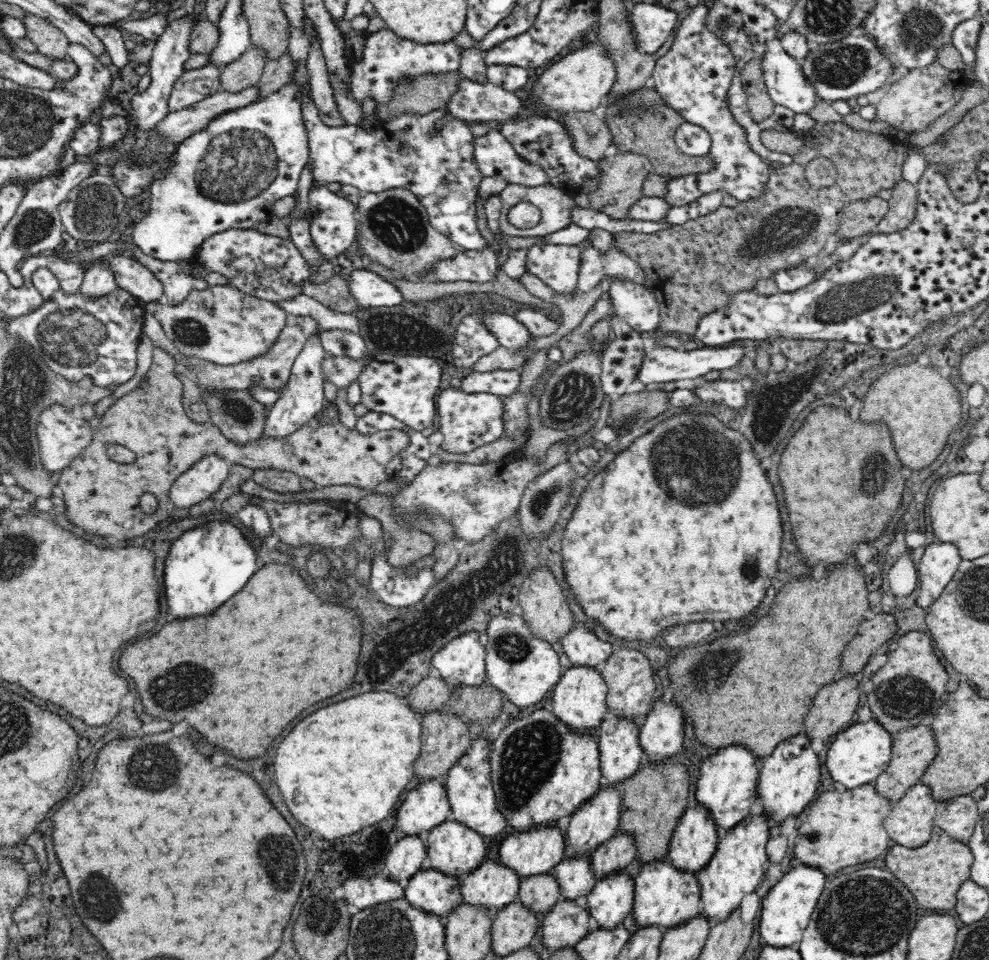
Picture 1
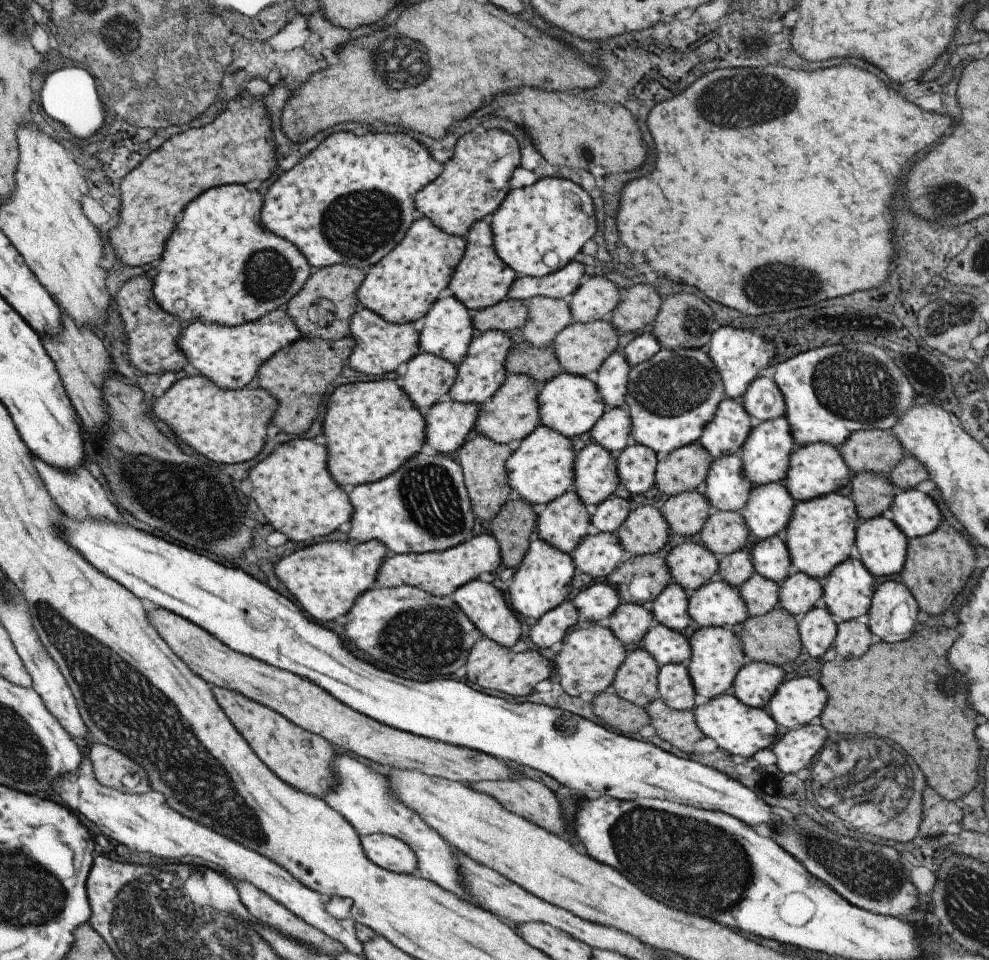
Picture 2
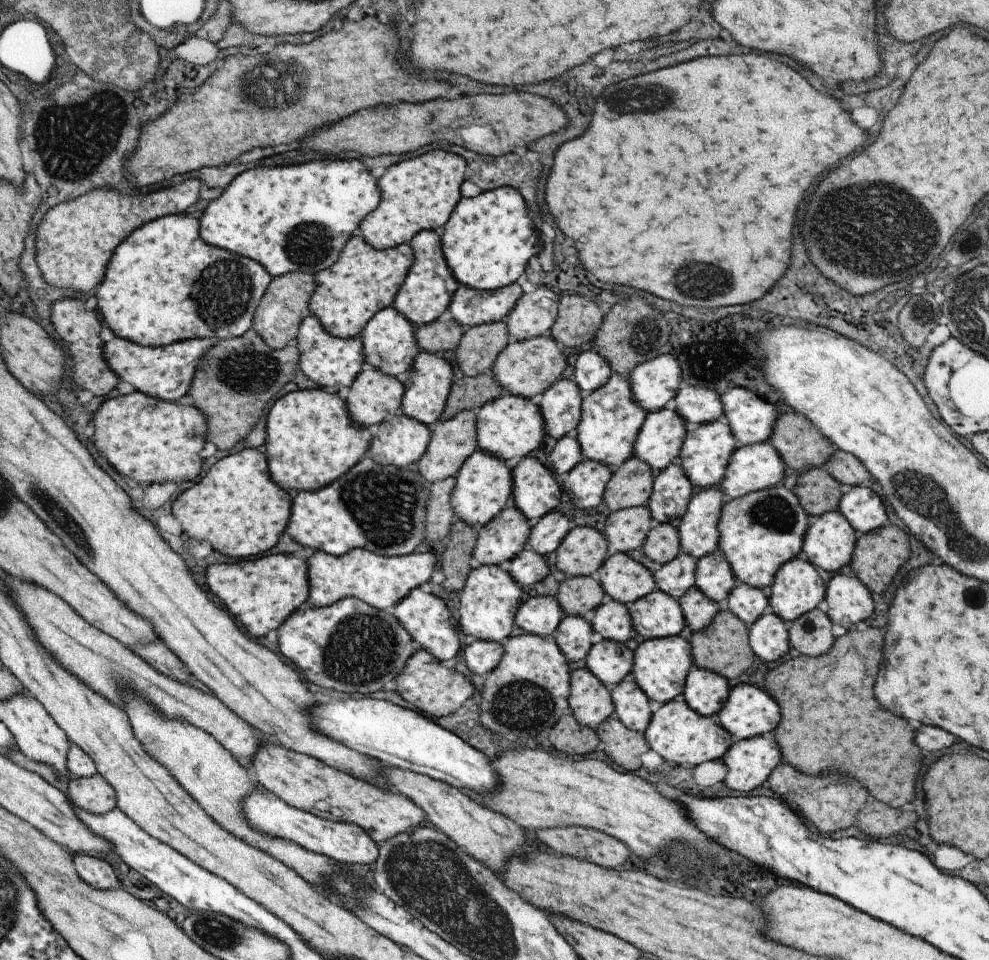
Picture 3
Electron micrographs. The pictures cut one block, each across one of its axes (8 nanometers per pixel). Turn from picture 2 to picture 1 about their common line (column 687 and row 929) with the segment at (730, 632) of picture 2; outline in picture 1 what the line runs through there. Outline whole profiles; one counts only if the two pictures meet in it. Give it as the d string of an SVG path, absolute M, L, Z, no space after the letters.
M666 859L644 864L641 869L642 871L633 878L635 887L632 916L636 926L655 926L663 933L682 924L688 924L703 914L696 874L678 872Z

